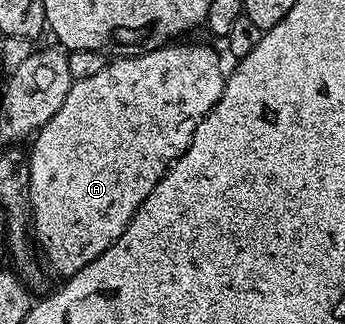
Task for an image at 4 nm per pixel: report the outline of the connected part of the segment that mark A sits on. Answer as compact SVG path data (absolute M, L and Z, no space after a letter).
M165 44L157 50L145 50L143 54L117 57L117 62L109 61L94 76L73 81L66 100L63 101L58 112L51 116L49 122L37 130L31 139L32 155L29 153L26 158L30 234L46 266L46 261L48 261L49 268L54 273L60 274L59 276L76 274L82 268L86 268L86 264L90 264L95 258L102 256L102 252L106 252L106 248L110 248L110 244L114 244L114 240L118 240L118 236L122 236L122 232L130 224L134 212L138 212L138 208L144 203L146 196L150 196L150 192L154 192L154 184L158 184L158 180L162 180L164 173L184 155L194 136L194 128L198 128L198 124L202 124L202 120L210 112L210 108L214 108L214 104L218 104L226 81L226 66L224 70L219 56L208 46L176 45L180 44Z

